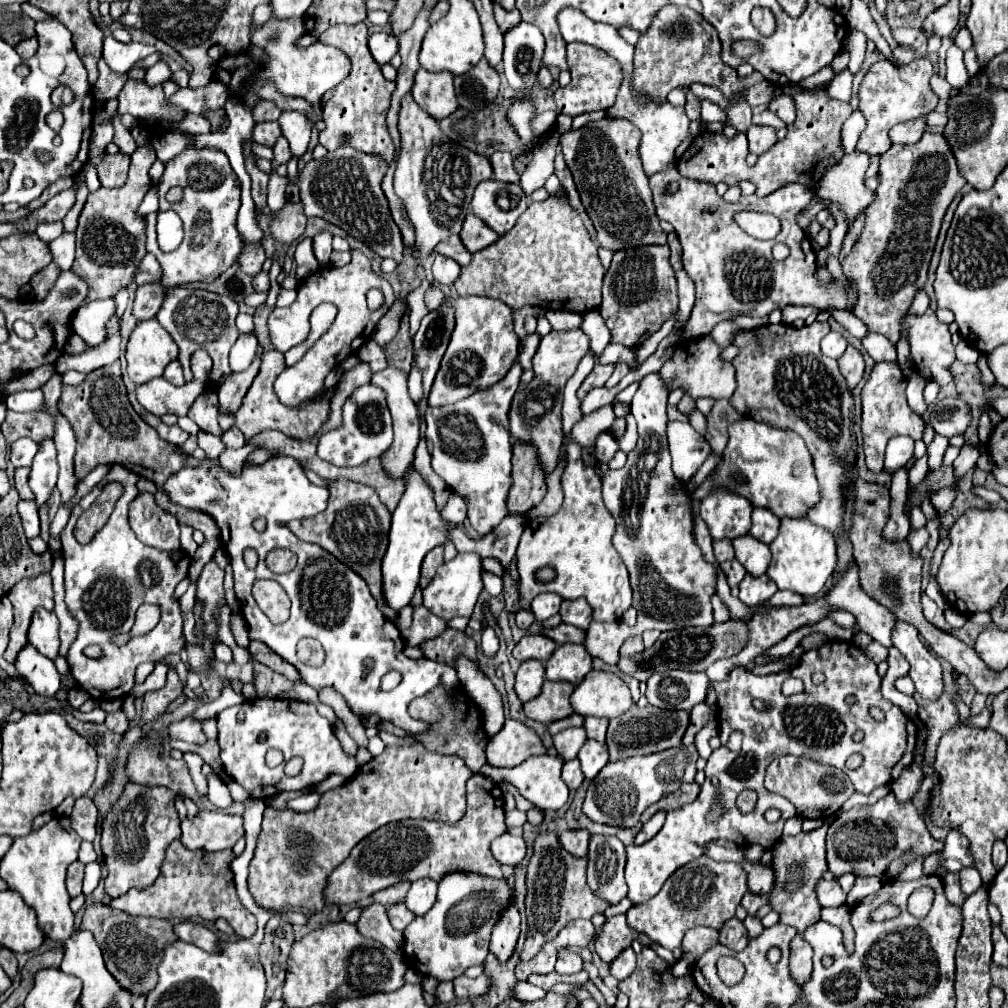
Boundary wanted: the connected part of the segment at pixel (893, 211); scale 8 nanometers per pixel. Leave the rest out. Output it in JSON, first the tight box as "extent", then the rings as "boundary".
{"extent":[842,132,966,342],"boundary":[[[926,132],[912,146],[892,144],[890,150],[880,156],[878,176],[880,184],[876,198],[866,208],[862,234],[854,250],[842,260],[842,270],[846,276],[852,276],[860,288],[854,314],[868,330],[898,342],[902,318],[916,292],[926,284],[928,264],[946,208],[966,180],[960,176],[956,160],[940,132]]]}

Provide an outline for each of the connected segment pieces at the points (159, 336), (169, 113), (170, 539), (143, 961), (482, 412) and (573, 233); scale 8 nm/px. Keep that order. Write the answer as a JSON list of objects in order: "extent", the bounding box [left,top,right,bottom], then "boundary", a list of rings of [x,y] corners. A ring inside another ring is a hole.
[{"extent":[126,318,178,384],"boundary":[[[156,318],[138,322],[126,346],[128,376],[134,384],[146,384],[162,376],[164,368],[178,358],[178,346]]]},{"extent":[118,80,182,124],"boundary":[[[128,80],[122,92],[118,94],[118,102],[120,114],[132,114],[134,118],[140,118],[148,124],[182,116],[180,110],[166,106],[162,86],[148,88],[144,80]]]},{"extent":[130,492,180,550],"boundary":[[[140,492],[130,502],[130,526],[134,534],[148,546],[164,550],[180,548],[178,520],[156,506],[152,492]]]},{"extent":[82,904,178,996],"boundary":[[[106,904],[88,906],[82,916],[82,928],[90,930],[94,934],[96,942],[102,948],[106,968],[118,980],[118,984],[124,990],[128,990],[132,994],[142,994],[142,996],[146,996],[158,982],[156,968],[162,960],[162,950],[168,944],[178,940],[172,930],[172,924],[168,920],[130,916],[126,912],[110,908]]]},{"extent":[426,360,522,532],"boundary":[[[518,360],[508,376],[488,390],[480,390],[456,404],[428,408],[426,412],[426,440],[432,456],[432,468],[446,484],[462,492],[468,502],[470,524],[480,532],[492,532],[506,516],[506,494],[510,488],[510,458],[512,444],[508,436],[508,408],[518,390],[522,366]]]},{"extent":[454,196,604,312],"boundary":[[[550,196],[544,202],[532,202],[524,216],[516,222],[512,232],[506,232],[498,242],[474,254],[472,264],[464,266],[454,282],[460,296],[492,296],[504,300],[510,308],[536,306],[544,310],[566,310],[566,312],[590,312],[600,306],[604,268],[598,258],[596,244],[592,242],[582,218],[572,208],[568,196]]]}]

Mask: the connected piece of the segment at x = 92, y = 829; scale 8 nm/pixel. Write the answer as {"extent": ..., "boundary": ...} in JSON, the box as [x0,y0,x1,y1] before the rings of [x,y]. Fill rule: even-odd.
{"extent":[70,798,98,842],"boundary":[[[78,798],[70,814],[71,827],[80,834],[83,841],[93,842],[96,836],[98,810],[90,798]]]}

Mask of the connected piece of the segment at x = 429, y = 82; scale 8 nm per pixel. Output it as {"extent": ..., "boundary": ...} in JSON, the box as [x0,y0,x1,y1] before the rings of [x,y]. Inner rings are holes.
{"extent":[412,68,458,118],"boundary":[[[418,68],[412,96],[432,118],[448,118],[458,108],[452,82],[454,76],[450,72],[424,72],[424,68]]]}

